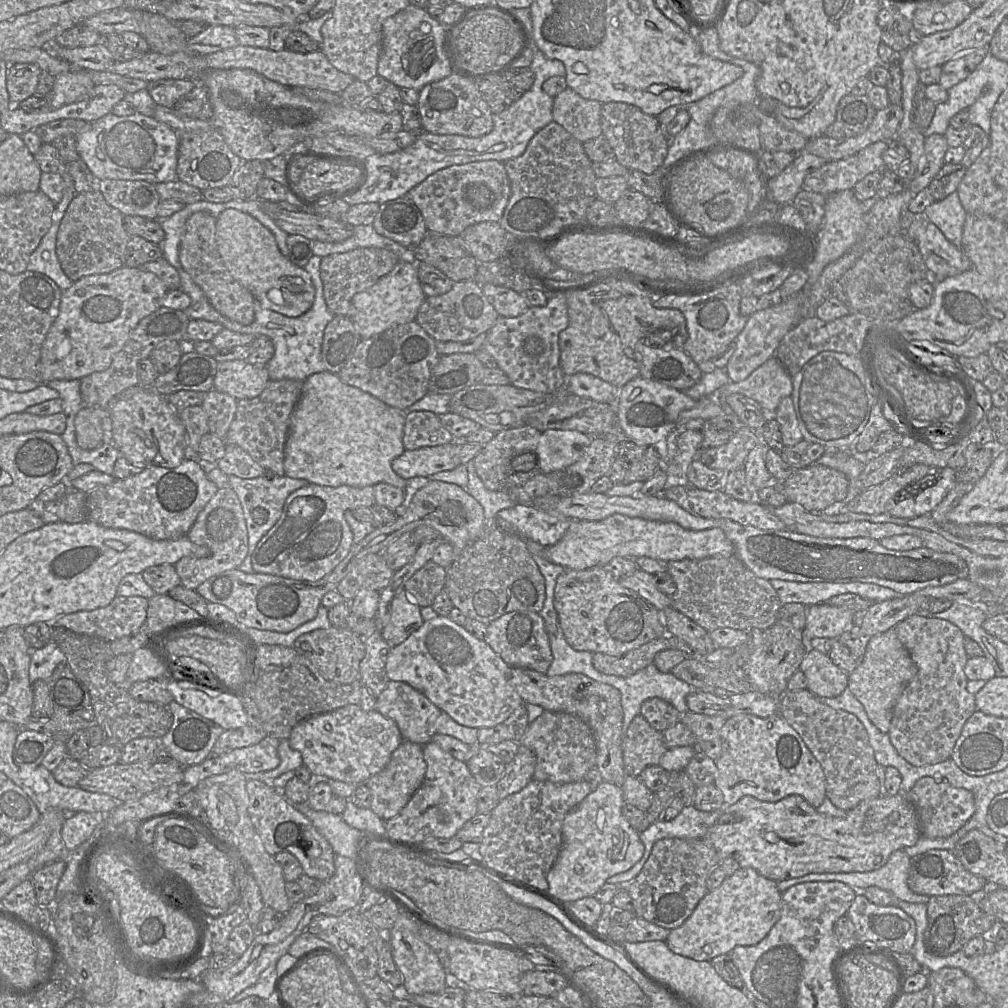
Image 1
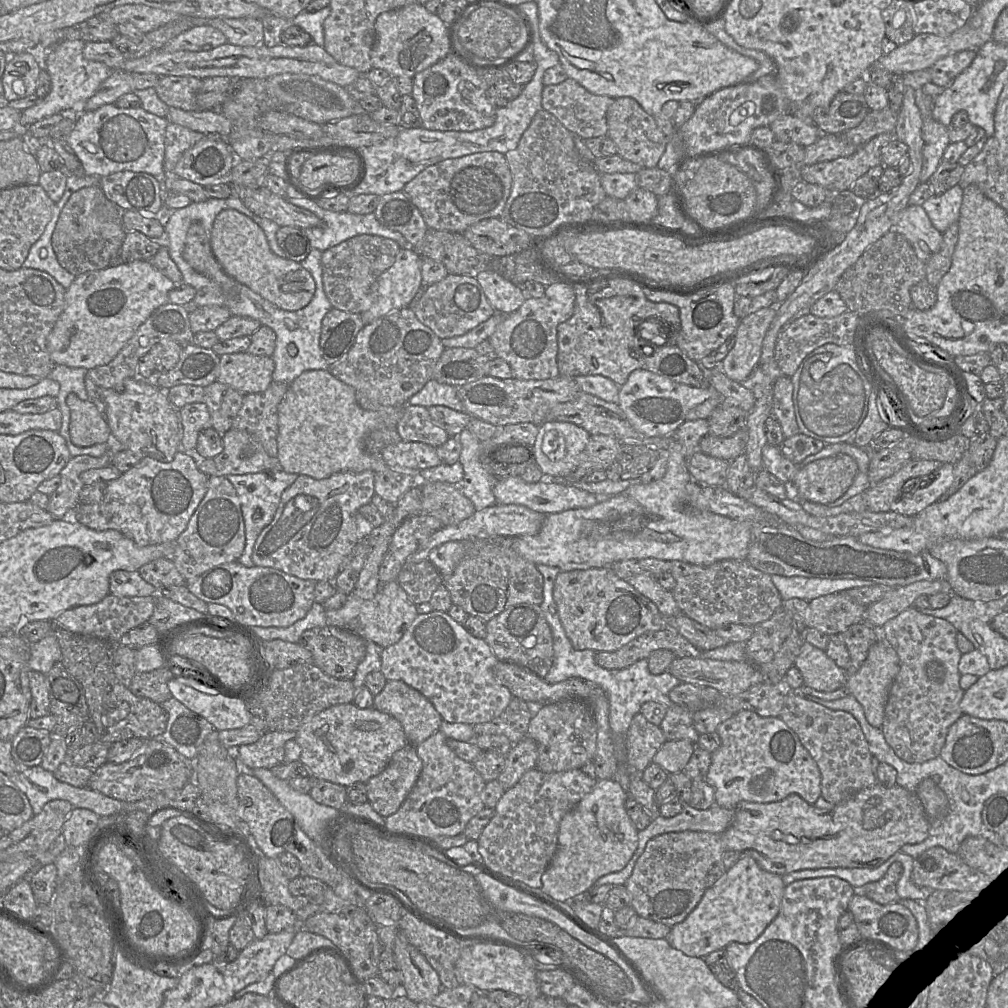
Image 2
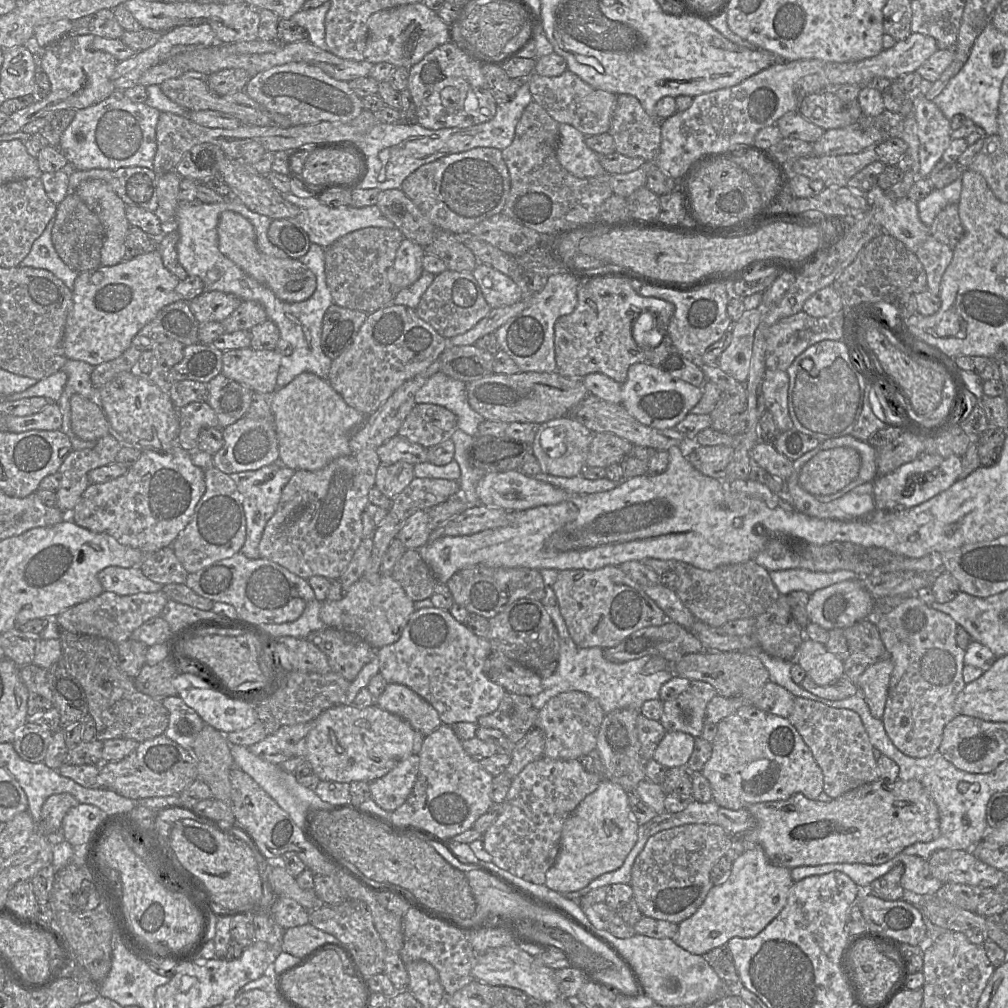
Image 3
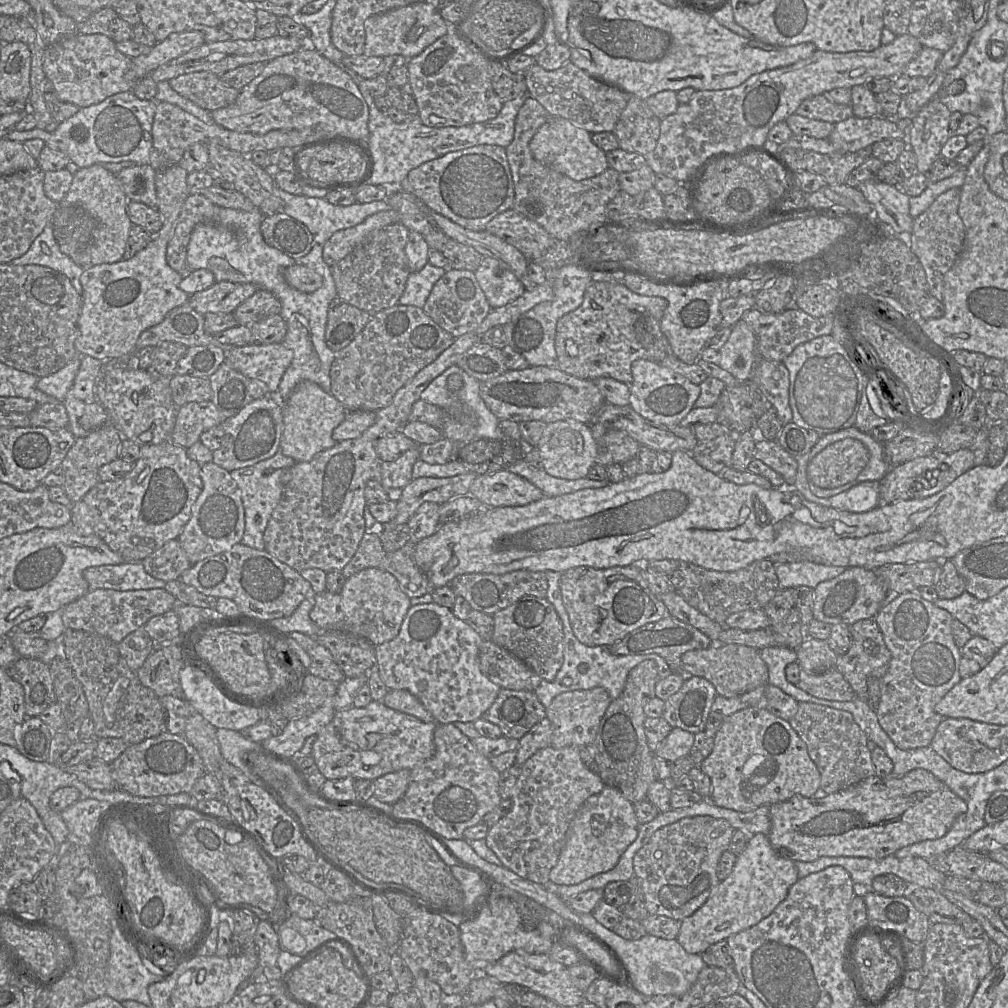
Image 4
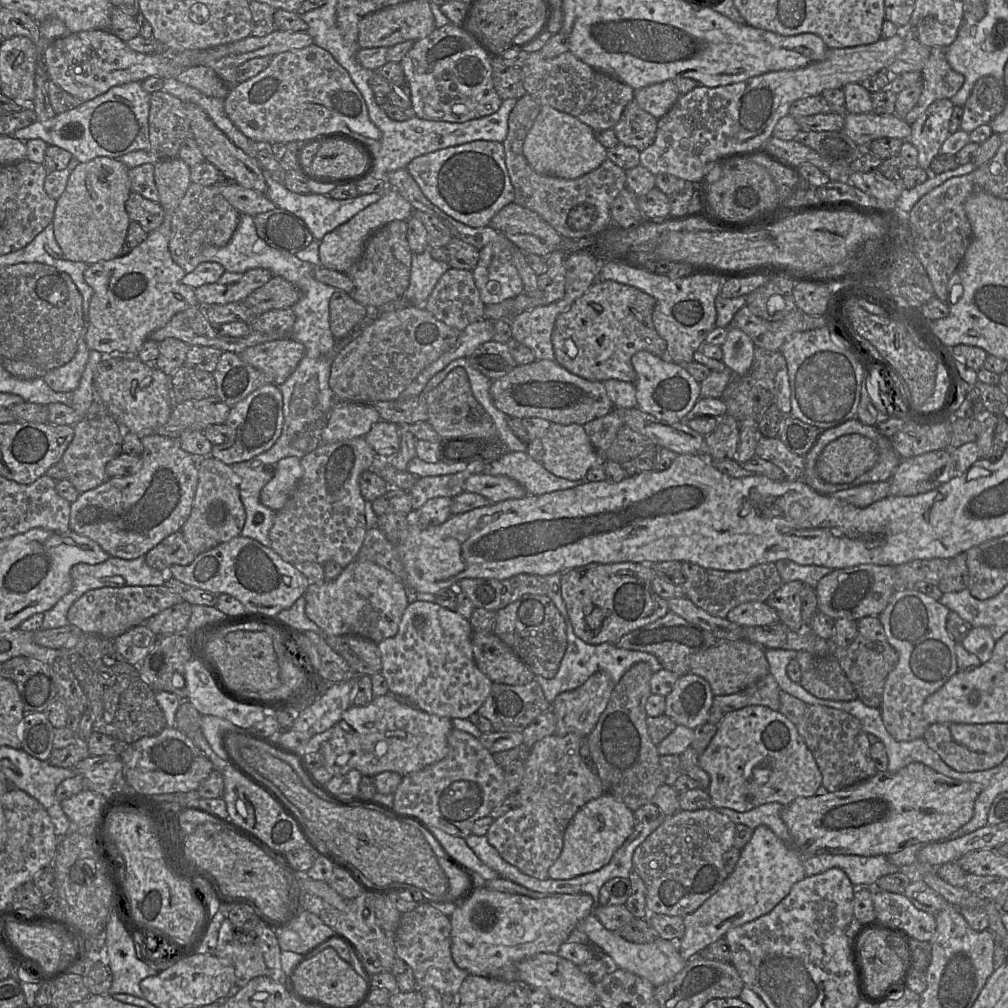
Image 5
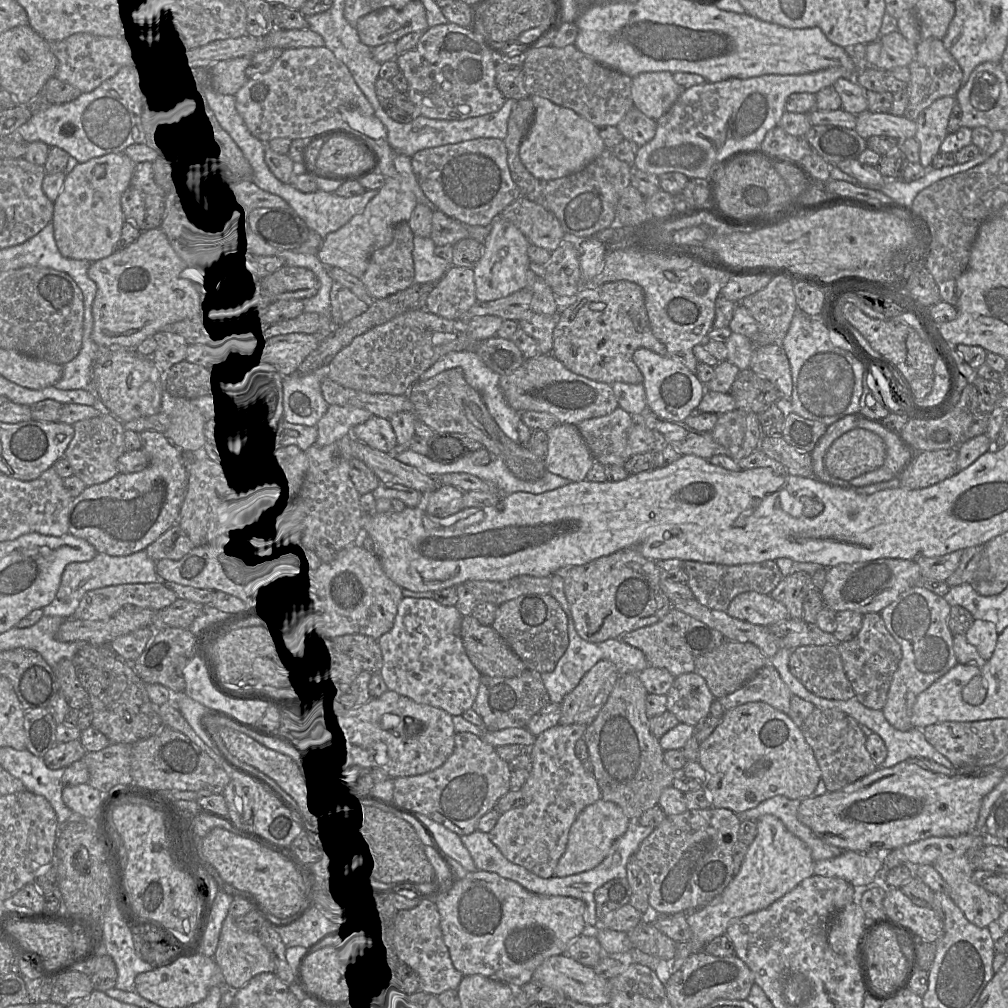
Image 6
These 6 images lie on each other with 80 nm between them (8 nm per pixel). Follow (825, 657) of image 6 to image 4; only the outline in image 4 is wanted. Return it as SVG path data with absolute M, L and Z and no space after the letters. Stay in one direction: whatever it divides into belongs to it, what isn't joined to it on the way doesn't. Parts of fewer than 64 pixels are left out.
M836 667L821 674L810 674L801 669L797 687L811 696L830 701L851 701L856 697L850 684Z

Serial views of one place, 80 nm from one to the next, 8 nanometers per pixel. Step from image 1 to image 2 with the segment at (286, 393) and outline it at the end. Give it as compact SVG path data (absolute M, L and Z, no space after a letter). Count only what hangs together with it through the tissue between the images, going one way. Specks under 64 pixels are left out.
M272 382L264 392L244 395L232 428L248 432L276 458L278 455L278 406L289 384Z

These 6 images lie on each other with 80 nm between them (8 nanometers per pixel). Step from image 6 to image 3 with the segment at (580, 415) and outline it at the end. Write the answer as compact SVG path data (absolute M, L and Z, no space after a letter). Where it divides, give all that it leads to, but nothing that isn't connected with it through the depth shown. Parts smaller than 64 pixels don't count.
M557 371L519 372L517 374L492 373L467 383L467 396L471 407L486 420L505 423L533 422L543 424L567 416L589 395L581 378L570 378Z

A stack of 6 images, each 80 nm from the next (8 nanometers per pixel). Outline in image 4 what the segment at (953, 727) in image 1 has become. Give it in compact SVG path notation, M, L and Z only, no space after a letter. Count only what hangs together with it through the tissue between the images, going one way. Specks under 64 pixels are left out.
M906 592L892 595L875 620L891 653L887 672L881 679L881 696L876 706L879 723L900 749L930 746L937 727L944 720L935 711L935 706L962 679L959 674L961 649L957 647L951 629L953 617L948 611L923 599L918 592Z

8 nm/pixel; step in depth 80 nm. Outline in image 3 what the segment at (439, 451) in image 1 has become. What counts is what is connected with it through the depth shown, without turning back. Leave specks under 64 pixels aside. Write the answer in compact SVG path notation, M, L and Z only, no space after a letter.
M396 435L377 449L382 464L391 465L399 461L413 465L428 461L427 448L410 441L404 436Z

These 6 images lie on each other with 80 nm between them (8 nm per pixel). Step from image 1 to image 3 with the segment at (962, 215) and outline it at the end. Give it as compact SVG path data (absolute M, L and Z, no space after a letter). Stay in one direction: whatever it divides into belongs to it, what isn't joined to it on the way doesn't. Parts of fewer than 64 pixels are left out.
M961 177L941 189L933 189L928 196L917 202L920 220L930 226L938 213L950 204L958 204L962 190Z

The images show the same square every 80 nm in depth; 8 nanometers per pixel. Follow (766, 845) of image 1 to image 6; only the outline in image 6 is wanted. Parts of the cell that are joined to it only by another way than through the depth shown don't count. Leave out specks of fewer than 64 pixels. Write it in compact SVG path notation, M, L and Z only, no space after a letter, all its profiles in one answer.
M909 758L890 768L877 768L873 773L855 781L839 791L827 792L821 796L809 797L801 800L798 808L798 820L808 827L812 833L826 844L836 846L843 851L855 851L860 853L884 854L902 846L924 840L930 837L951 837L976 832L983 798L1004 778L1006 770L995 765L986 767L956 767L946 768L927 758Z

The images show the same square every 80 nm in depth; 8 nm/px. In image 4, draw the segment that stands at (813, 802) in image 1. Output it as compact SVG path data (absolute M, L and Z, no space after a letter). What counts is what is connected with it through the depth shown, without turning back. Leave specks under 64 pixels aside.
M745 708L724 718L714 737L713 751L699 768L711 780L710 800L716 806L742 813L763 805L786 802L794 795L812 798L821 787L821 774L810 758L806 744L789 721L775 716L767 709Z

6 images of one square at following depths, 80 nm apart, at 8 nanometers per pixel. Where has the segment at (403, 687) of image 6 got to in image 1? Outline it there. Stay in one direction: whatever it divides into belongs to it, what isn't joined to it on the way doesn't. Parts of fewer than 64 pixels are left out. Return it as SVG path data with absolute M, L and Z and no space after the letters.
M437 616L424 621L422 626L395 647L391 647L384 671L391 681L406 682L424 694L440 710L455 722L471 728L490 728L505 721L524 704L522 698L509 683L508 666L484 641L471 635L464 627L449 617Z

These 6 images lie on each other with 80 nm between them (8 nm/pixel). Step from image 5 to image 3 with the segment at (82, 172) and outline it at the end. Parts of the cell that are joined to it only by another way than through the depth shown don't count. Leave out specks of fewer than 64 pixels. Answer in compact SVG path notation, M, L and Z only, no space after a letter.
M103 180L85 181L75 193L99 217L105 228L101 265L115 266L124 262L125 239L131 227L126 217L126 204Z

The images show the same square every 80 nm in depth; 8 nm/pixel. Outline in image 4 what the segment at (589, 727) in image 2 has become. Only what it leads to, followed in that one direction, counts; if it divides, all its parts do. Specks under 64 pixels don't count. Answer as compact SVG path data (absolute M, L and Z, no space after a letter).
M602 687L575 690L557 695L546 708L546 718L552 725L551 746L556 749L567 746L590 746L596 738L600 721L611 701L608 692Z

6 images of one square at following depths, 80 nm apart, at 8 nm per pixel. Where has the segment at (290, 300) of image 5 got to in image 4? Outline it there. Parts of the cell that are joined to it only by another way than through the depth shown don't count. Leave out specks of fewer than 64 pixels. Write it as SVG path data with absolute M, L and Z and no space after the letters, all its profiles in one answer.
M257 290L233 312L238 325L250 327L257 321L281 311L281 303L267 290Z

